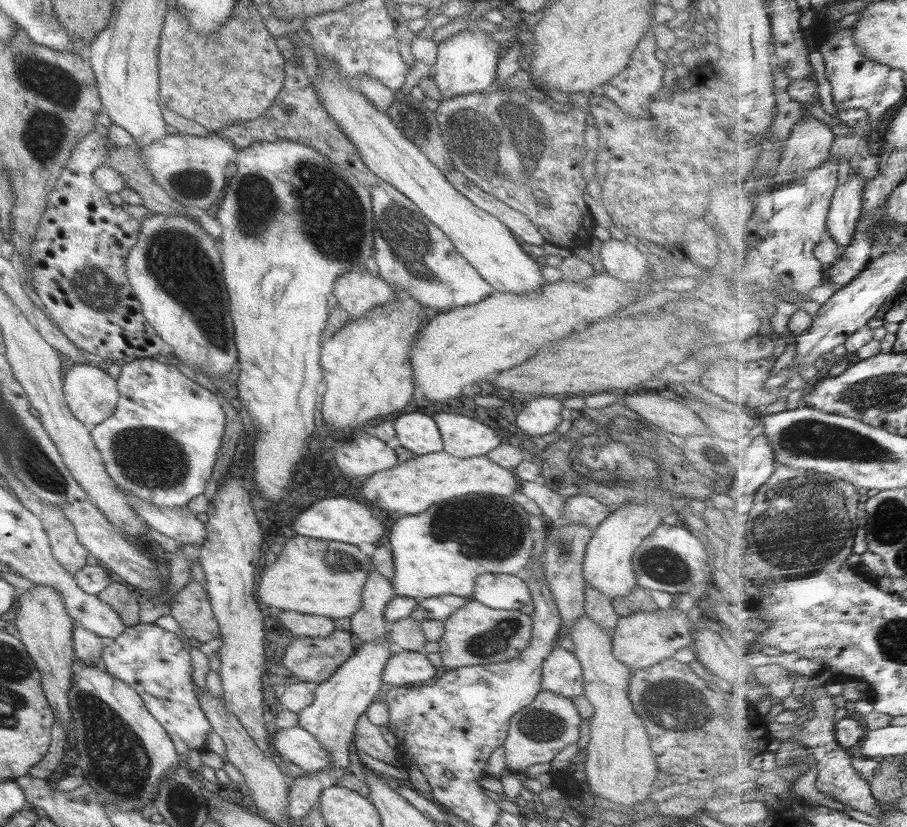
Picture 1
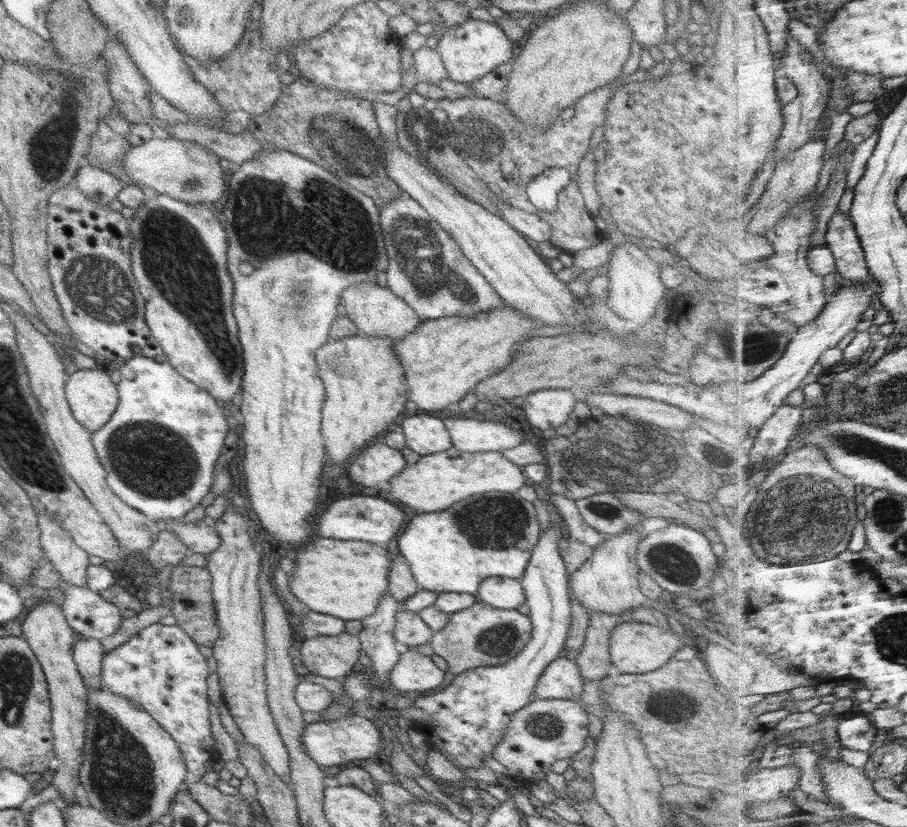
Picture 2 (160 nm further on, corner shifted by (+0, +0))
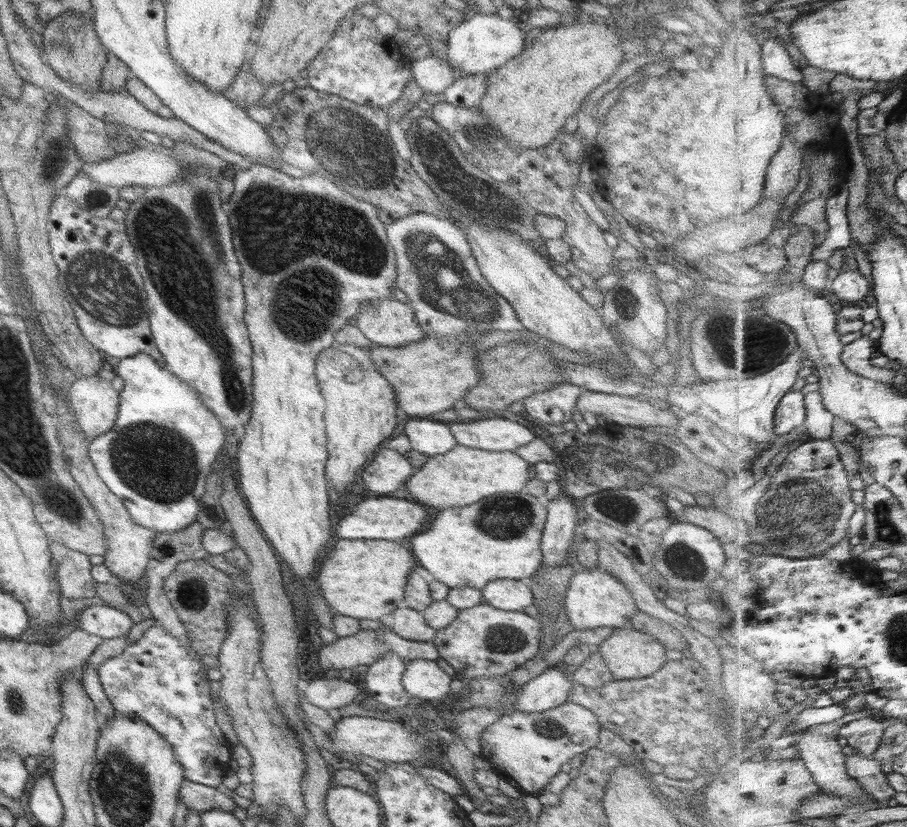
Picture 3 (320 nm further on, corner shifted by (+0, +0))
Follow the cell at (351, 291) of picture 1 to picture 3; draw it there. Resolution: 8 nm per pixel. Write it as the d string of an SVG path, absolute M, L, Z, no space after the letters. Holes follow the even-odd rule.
M395 298L362 302L355 326L372 346L397 348L425 337L409 304Z

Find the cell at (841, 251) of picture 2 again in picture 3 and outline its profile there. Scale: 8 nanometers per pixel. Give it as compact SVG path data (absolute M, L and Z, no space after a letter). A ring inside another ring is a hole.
M857 268L840 271L829 287L842 305L859 304L861 300L869 301L872 294L871 283Z

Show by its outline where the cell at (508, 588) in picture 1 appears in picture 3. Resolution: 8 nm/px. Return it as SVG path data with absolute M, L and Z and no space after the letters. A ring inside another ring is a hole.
M493 580L480 588L482 602L505 612L519 612L533 604L534 598L526 581Z

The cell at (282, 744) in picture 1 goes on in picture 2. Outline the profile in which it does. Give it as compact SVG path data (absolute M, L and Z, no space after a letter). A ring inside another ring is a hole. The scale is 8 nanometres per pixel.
M357 715L345 716L345 718L339 718L339 720L333 720L333 722L306 724L299 740L303 745L303 750L311 757L311 760L315 761L315 764L319 765L320 769L337 766L342 763L350 765L351 760L367 760L369 758L378 761L381 757L381 752L383 752L383 748L381 748L383 742L381 741L379 725Z

